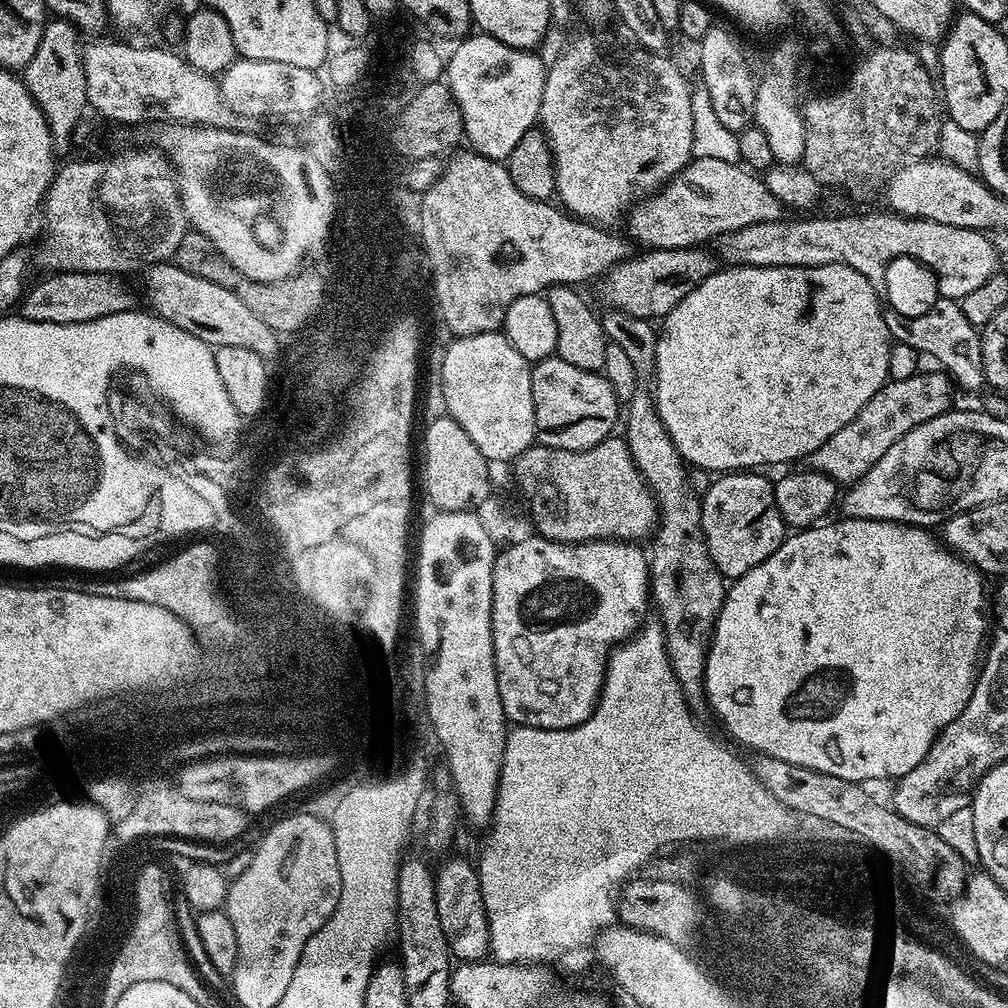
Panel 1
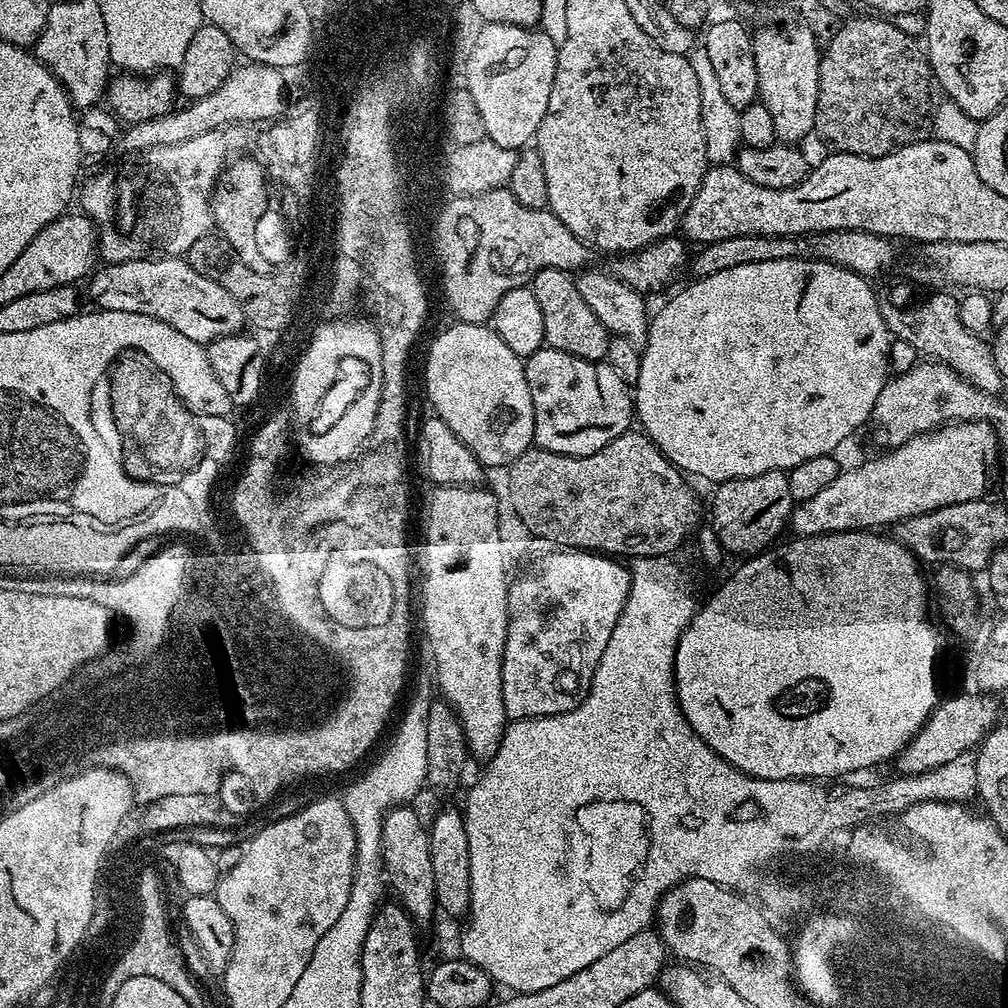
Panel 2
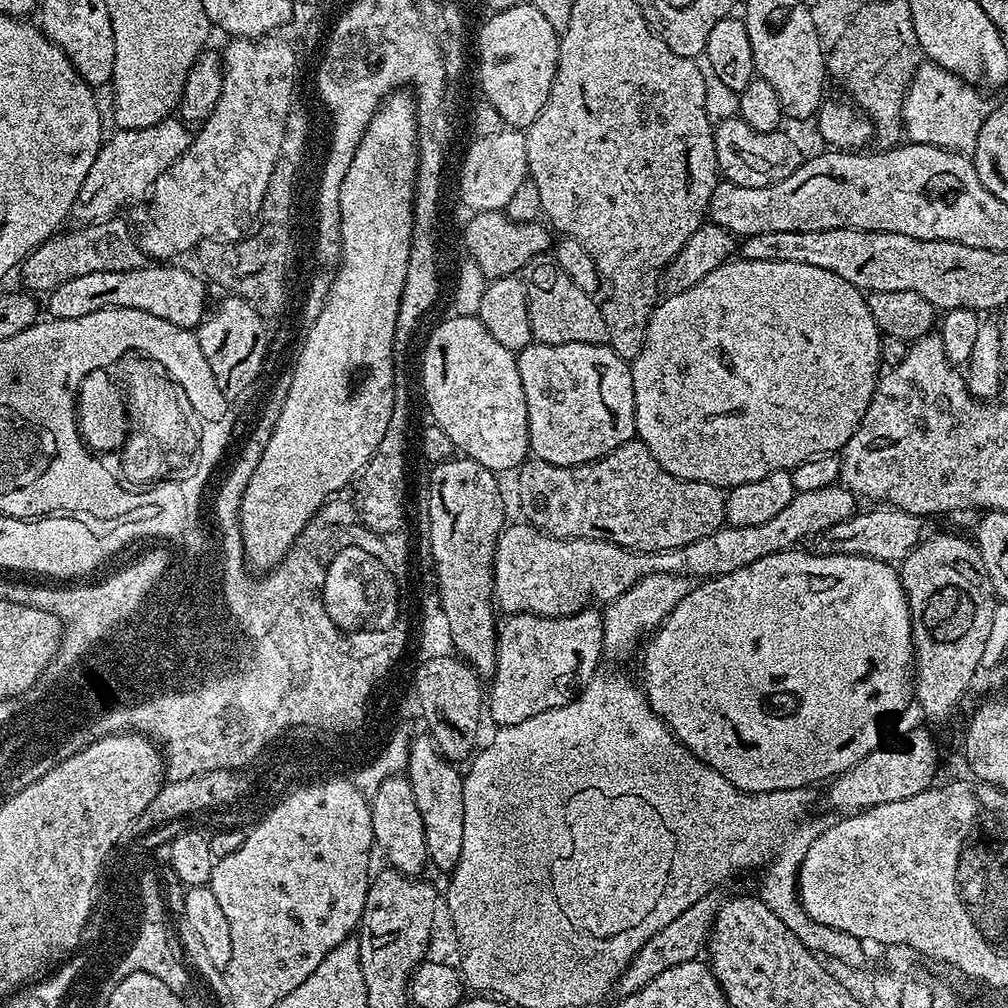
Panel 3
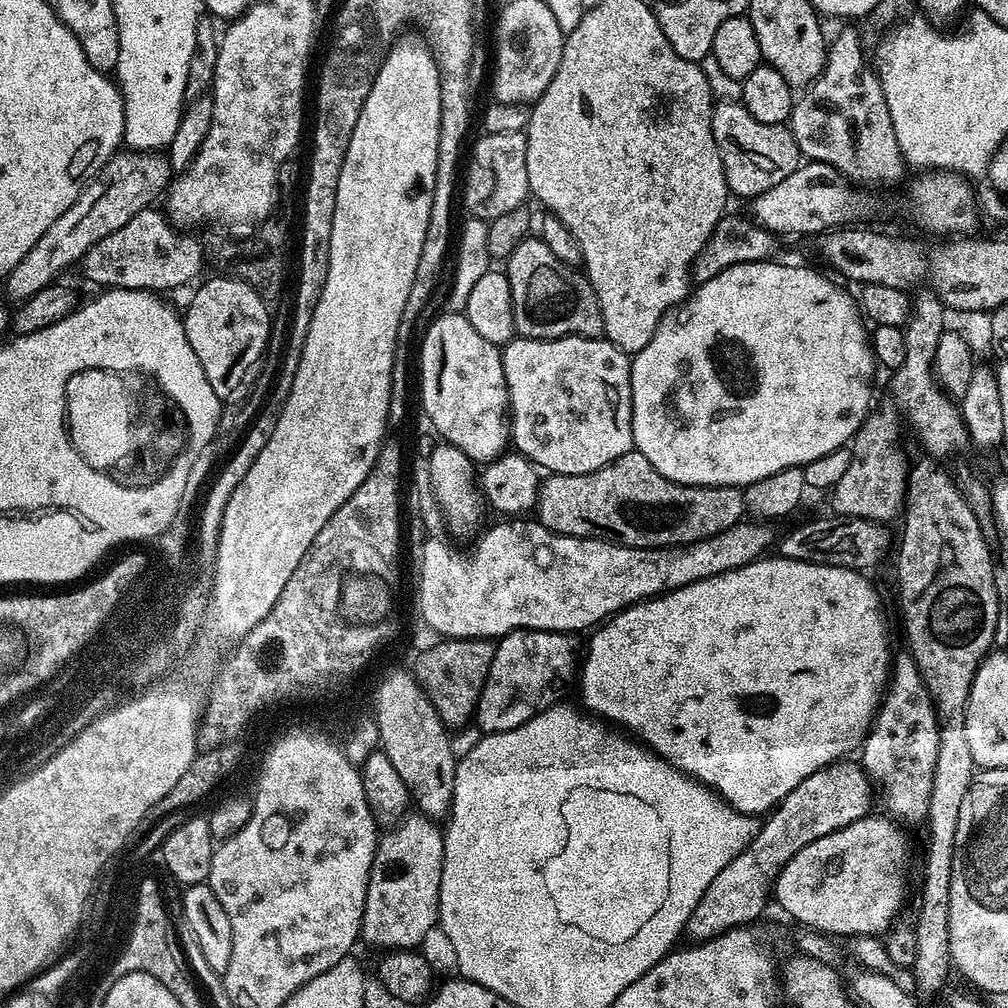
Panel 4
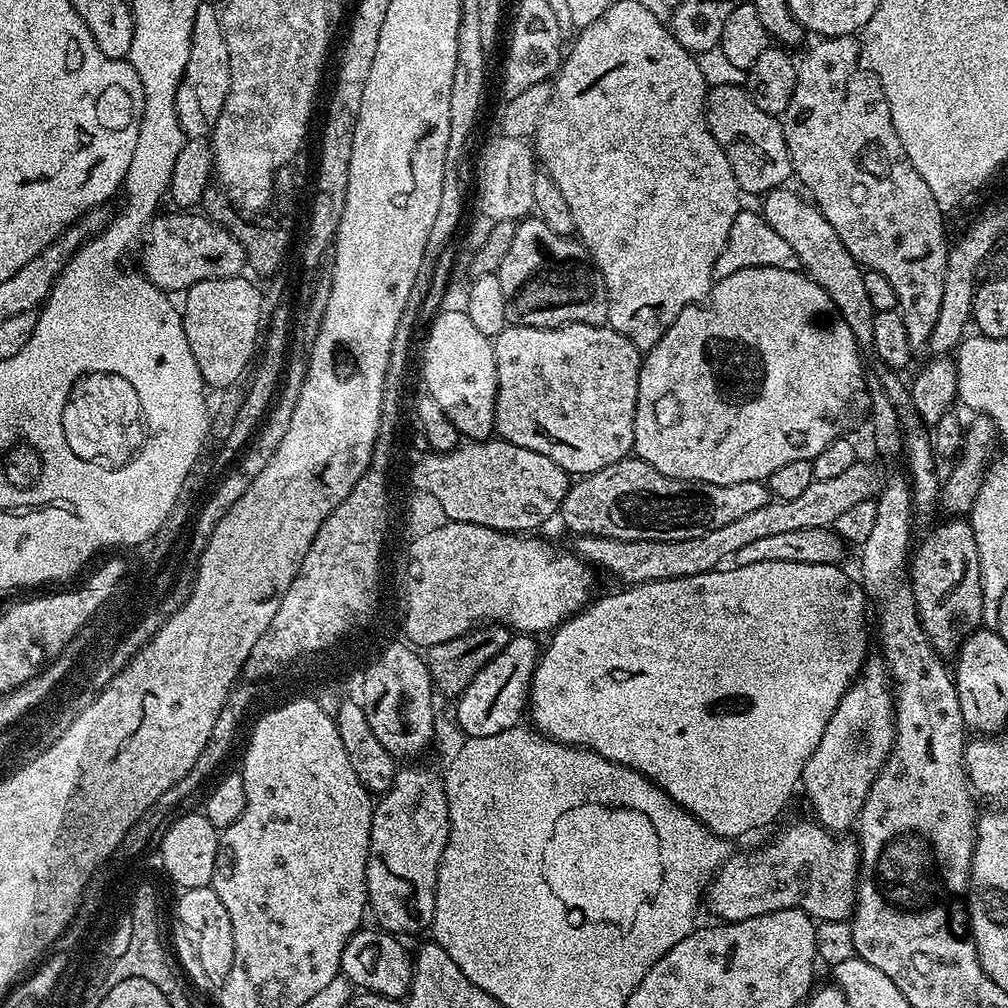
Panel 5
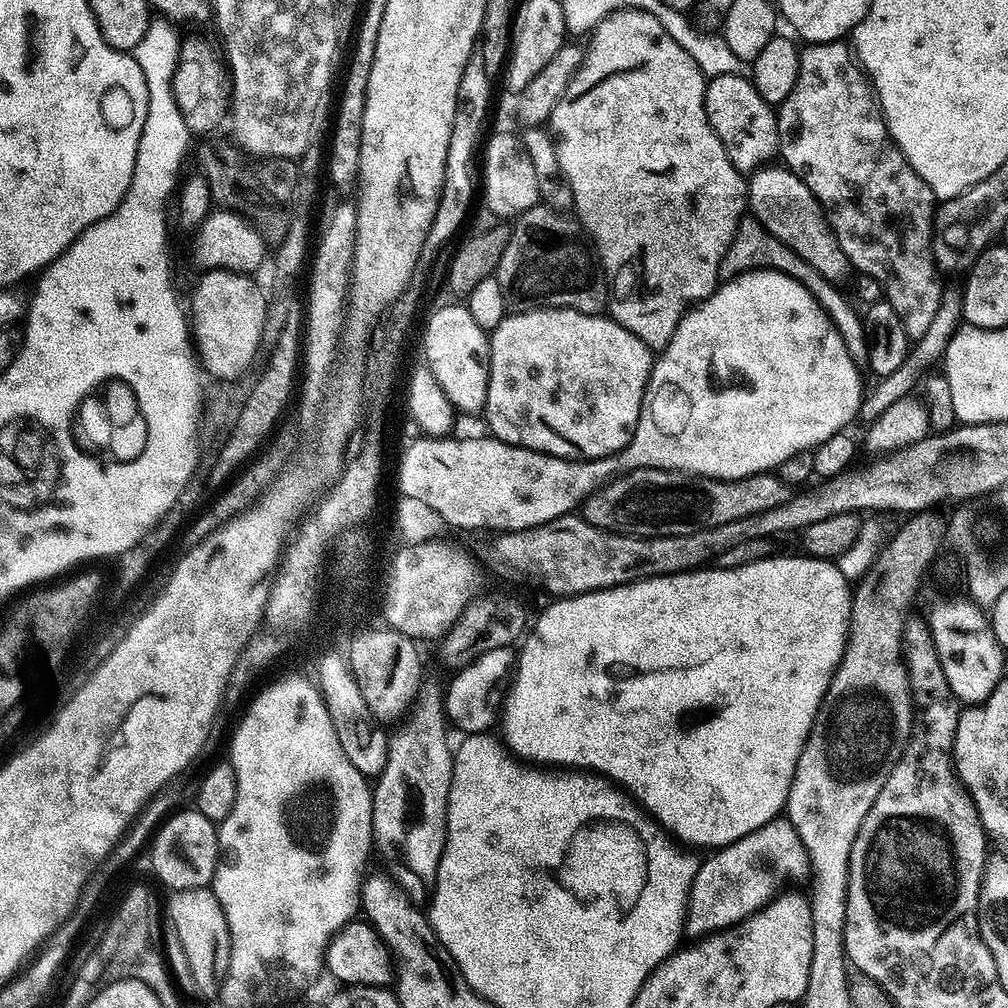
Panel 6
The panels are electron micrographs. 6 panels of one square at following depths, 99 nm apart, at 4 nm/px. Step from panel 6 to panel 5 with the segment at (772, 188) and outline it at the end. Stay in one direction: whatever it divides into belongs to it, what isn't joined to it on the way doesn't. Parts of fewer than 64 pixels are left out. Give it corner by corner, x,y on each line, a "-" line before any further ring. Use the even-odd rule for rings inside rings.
781,186
763,197
762,215
764,220
770,226
774,226
775,232
787,244
794,246
794,254
798,254
801,269
815,284
822,286
822,290
826,290
826,294
836,306
837,313
859,333
860,357
865,365
873,364
876,367
874,374
880,383
880,391
888,395
889,402
892,403
897,416
900,417
900,427
904,430
902,456
906,464
908,460
906,472
910,477
912,503
917,509
934,506
936,508
942,487
942,476
936,473
937,453
933,451
929,429
922,423
915,406
912,405
912,393
909,385
900,381
901,373
899,371
880,363
878,350
874,350
874,338
869,331
872,303
866,294
866,282
861,265
857,264
855,258
850,254
850,250
846,250
846,246
842,246
842,238
838,238
838,234
834,234
834,226
830,226
830,222
826,222
826,218
815,203
808,198
803,200
798,193
791,192
790,189
791,187

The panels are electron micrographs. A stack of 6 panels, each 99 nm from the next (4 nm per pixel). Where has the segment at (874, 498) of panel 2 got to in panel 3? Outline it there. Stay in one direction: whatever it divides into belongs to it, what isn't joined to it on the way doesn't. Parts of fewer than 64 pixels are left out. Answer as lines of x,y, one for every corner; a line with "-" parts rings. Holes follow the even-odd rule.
843,486
797,492
790,498
790,502
786,502
785,508
779,514
774,514
770,518
770,522
761,522
759,526
737,528
725,526
714,534
706,534
706,538
698,538
698,542
690,542
681,548
661,552
633,552
632,549
623,548
609,540
559,540
557,536
548,536
527,522
509,523
500,532
496,543
492,567
494,600
499,611
504,614
533,612
539,616
572,616
576,612
581,612
583,608
595,604
606,606
620,594
626,594
630,586
634,586
639,580
655,572
700,576
696,578
725,576
734,570
742,570
750,566
750,562
758,562
758,558
795,549
799,545
796,544
799,540
807,541
822,530
830,530
830,526
838,526
838,522
846,522
846,518
856,515
858,511
856,503
858,503
857,497

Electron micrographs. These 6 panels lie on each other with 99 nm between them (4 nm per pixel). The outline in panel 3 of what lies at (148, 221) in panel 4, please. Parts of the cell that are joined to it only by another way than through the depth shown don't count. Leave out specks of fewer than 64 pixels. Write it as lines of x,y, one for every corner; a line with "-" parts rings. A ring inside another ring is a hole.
113,218
101,224
76,226
73,232
64,230
50,237
26,257
18,269
18,276
24,279
23,287
29,293
47,294
62,286
62,282
70,282
70,278
78,278
81,274
134,270
144,267
145,263
144,251
137,244
133,229
128,229
120,218

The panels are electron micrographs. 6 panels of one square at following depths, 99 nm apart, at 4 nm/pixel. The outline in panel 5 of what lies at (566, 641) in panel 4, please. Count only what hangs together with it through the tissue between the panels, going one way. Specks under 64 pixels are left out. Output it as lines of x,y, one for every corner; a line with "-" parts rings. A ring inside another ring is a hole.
516,634
512,641
503,648
466,686
466,690
455,701
456,720
464,731
465,737
489,736
490,734
502,734
502,730
510,730
525,719
526,709
530,704
532,691
532,675
536,669
538,659
538,644
531,635

